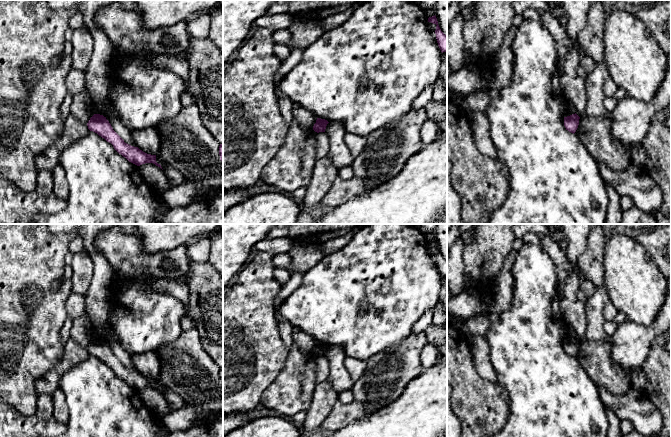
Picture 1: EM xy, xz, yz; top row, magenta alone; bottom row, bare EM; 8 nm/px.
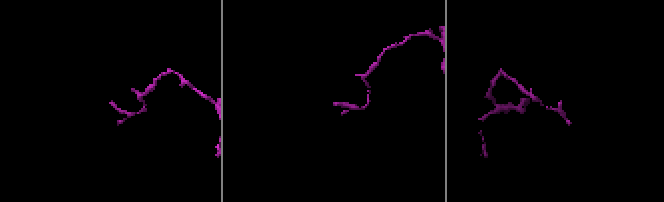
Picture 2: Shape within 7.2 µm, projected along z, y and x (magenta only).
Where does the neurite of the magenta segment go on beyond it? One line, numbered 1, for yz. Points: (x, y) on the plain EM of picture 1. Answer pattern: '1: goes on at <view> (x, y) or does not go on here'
1: does not go on here

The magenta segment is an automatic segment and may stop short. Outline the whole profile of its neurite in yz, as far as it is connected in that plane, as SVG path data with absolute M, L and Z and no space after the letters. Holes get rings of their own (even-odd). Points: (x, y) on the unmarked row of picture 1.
M575 337L570 340L564 341L564 350L566 354L571 357L575 357L579 349L580 341Z

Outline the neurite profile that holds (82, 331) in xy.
M86 313L74 319L70 329L70 338L85 348L95 338L93 324Z

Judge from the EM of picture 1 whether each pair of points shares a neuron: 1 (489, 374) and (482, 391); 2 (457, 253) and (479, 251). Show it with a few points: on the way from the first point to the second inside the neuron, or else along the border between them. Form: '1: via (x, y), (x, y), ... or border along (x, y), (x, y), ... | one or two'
1: border along (473, 360), (477, 372), (483, 378), (495, 382) | two
2: border along (465, 245), (463, 249), (464, 276) | two

